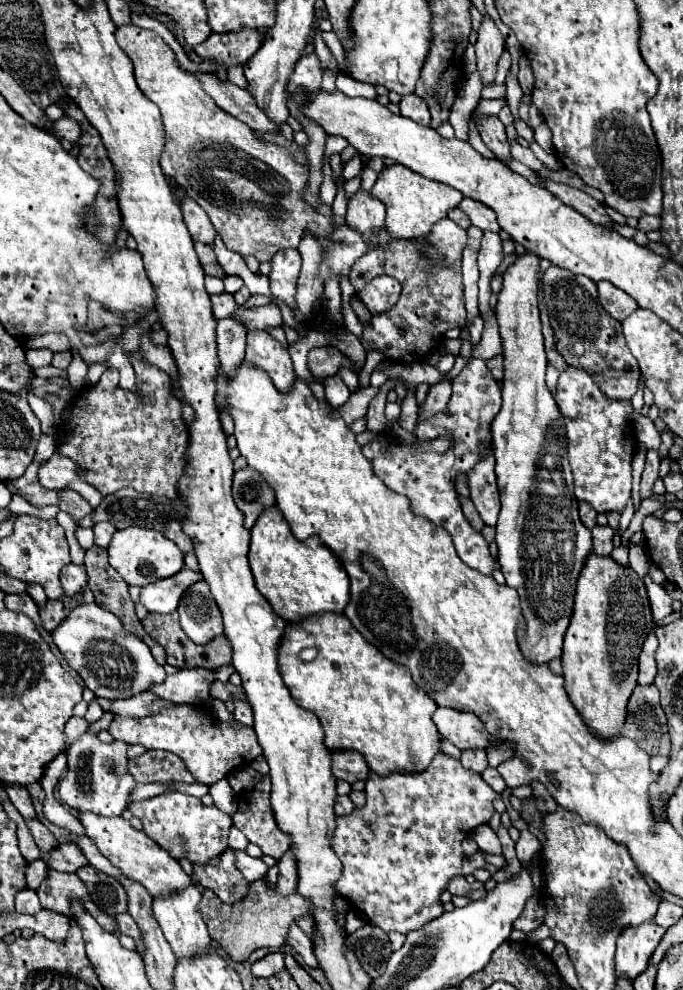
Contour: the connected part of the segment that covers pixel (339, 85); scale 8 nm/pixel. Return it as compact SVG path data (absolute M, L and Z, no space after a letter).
M340 73L336 77L336 89L340 89L344 95L348 97L368 97L368 99L374 99L376 97L376 89L372 85L366 85L366 83L360 83L360 81L354 81L352 77L348 77L346 73Z

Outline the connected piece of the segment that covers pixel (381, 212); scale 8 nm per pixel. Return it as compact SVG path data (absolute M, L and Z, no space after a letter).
M358 191L348 203L346 225L358 231L362 239L372 245L378 231L384 227L384 215L386 215L384 203L380 203L370 193Z

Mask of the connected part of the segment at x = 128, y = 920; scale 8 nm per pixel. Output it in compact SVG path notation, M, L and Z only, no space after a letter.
M128 913L116 915L116 921L118 921L118 927L120 927L120 933L124 933L124 935L128 935L136 941L136 951L140 955L140 929L136 927L136 921Z

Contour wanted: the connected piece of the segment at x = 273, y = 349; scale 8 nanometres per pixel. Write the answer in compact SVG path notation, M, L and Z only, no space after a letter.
M250 331L246 343L246 357L252 367L258 367L268 373L278 391L288 393L292 383L296 381L296 373L292 369L292 359L288 349L282 347L272 335L266 331Z

